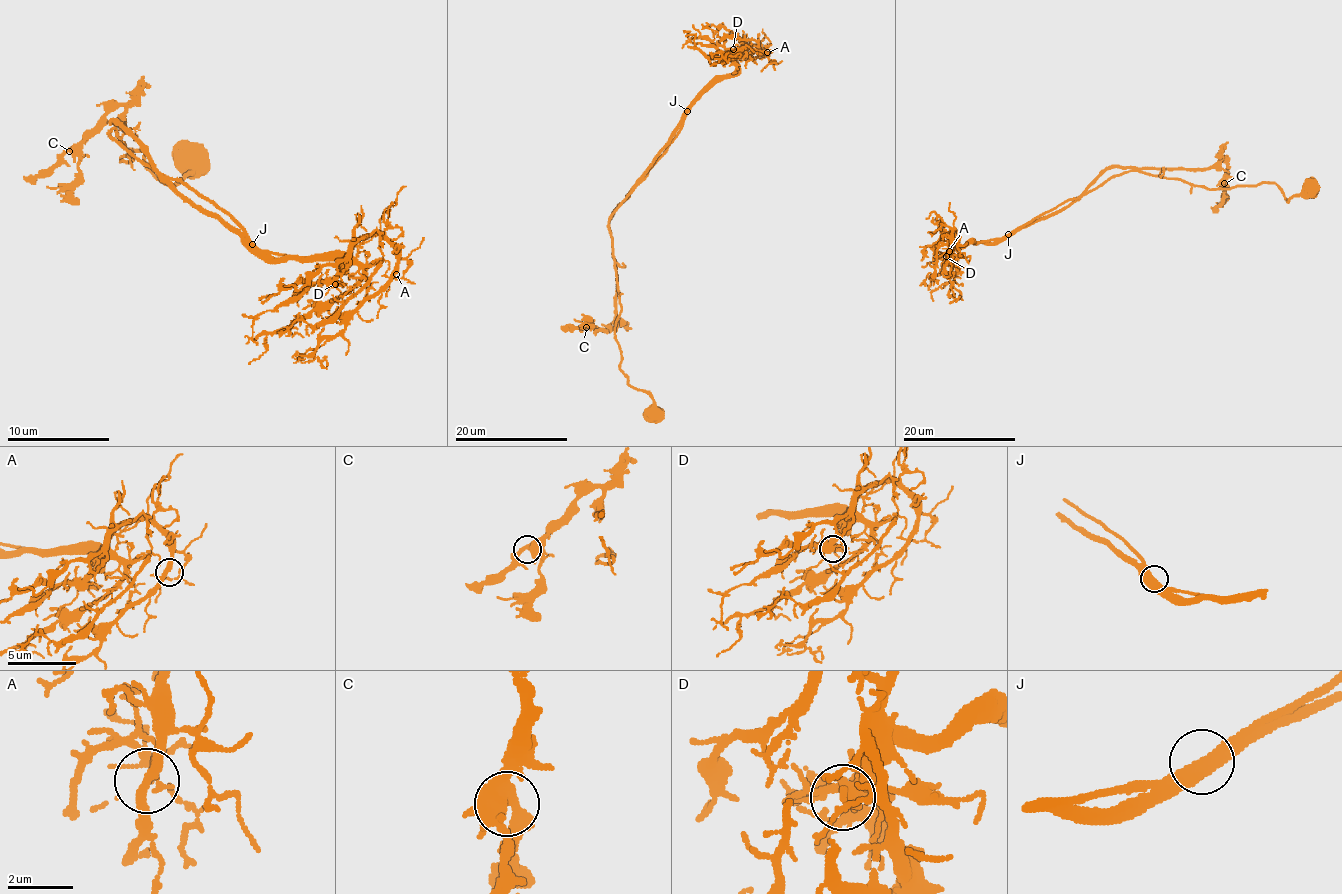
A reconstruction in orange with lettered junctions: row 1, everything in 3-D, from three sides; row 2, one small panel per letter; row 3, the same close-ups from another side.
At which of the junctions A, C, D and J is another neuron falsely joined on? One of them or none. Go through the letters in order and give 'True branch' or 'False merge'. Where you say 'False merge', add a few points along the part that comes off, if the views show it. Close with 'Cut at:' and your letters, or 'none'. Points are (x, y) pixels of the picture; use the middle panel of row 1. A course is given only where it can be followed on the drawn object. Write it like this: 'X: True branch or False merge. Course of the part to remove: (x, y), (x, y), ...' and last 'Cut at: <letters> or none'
A: True branch
C: True branch
D: True branch
J: True branch
Cut at: none

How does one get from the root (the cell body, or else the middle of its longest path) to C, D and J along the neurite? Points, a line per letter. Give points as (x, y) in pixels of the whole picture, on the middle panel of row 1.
C: (654, 414), (652, 399), (633, 388), (620, 368), (614, 262), (617, 324), (586, 327)
D: (654, 414), (652, 399), (620, 368), (609, 217), (683, 112), (737, 70), (733, 49)
J: (654, 414), (652, 399), (633, 388), (620, 368), (621, 351), (614, 324), (621, 304), (609, 217), (688, 111)

